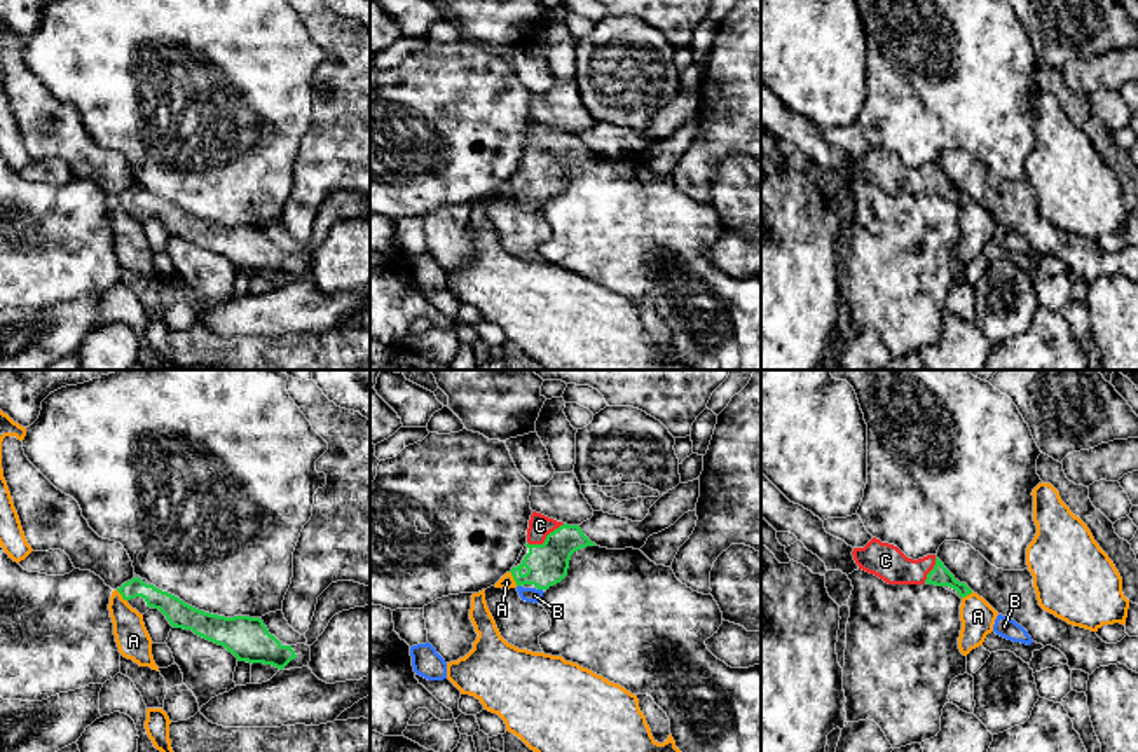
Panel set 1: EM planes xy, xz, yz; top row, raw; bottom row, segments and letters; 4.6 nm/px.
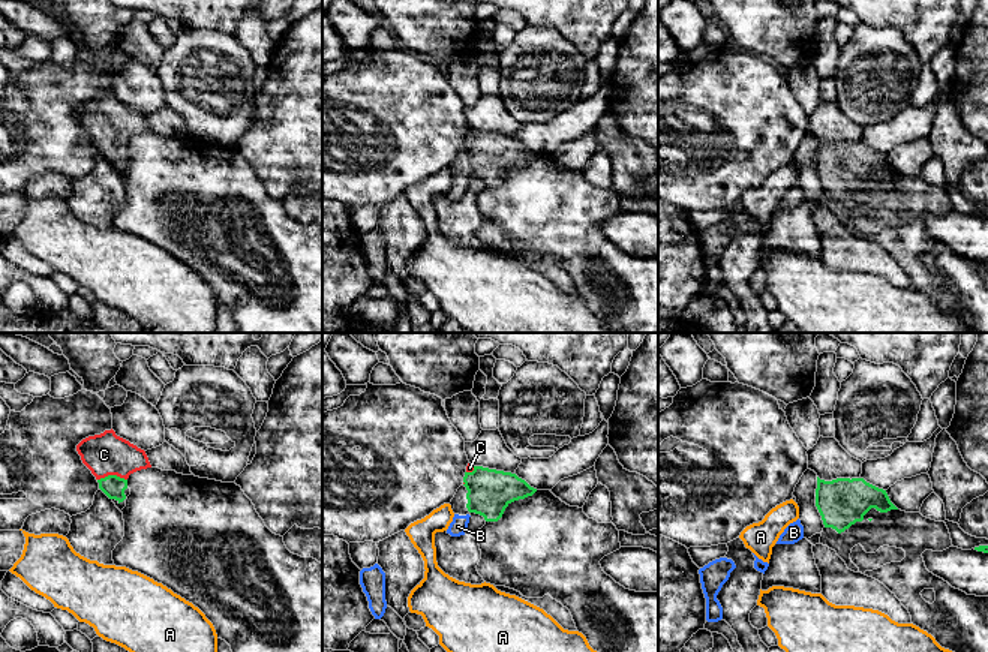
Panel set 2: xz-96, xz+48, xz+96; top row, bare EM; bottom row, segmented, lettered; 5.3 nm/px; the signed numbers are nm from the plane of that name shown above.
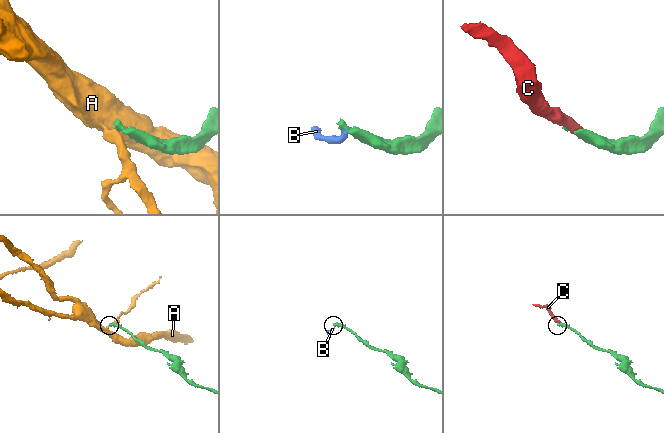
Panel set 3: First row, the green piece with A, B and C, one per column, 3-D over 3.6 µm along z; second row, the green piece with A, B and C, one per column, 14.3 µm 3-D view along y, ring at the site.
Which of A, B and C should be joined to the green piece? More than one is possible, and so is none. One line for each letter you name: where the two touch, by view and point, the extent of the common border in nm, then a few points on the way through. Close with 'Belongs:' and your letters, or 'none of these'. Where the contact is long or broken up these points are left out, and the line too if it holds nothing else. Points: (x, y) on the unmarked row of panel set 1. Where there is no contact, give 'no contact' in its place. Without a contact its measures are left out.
B: contact xz (519, 194); length 30 nm; way xz (547, 173), (519, 194), (526, 203), (534, 205)
C: contact xz (547, 147); length 200 nm; way xz (547, 173), (547, 147), (540, 135)
Belongs: B, C

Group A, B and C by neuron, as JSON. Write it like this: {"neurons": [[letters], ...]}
{"neurons": [["A"], ["B", "C"]]}

